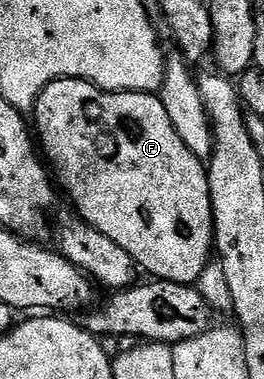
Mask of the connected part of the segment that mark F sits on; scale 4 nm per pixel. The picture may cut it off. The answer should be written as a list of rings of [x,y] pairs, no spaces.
[[[66,76],[62,80],[50,82],[50,86],[46,86],[46,90],[42,90],[42,94],[36,100],[35,116],[34,136],[38,141],[39,151],[42,153],[47,167],[54,173],[59,187],[61,189],[64,187],[68,191],[73,206],[81,212],[79,215],[91,227],[106,234],[106,238],[118,242],[118,246],[122,246],[122,250],[126,250],[126,254],[130,254],[130,258],[137,266],[143,271],[145,268],[149,272],[149,277],[179,284],[195,285],[196,279],[200,277],[202,270],[206,270],[206,266],[214,256],[216,228],[212,224],[212,195],[210,194],[208,169],[205,161],[199,160],[190,150],[190,146],[186,146],[186,142],[182,142],[182,138],[178,138],[178,130],[174,130],[174,122],[170,122],[170,118],[166,114],[166,106],[162,106],[159,95],[150,92],[104,92],[88,80],[80,80],[77,76]]]

